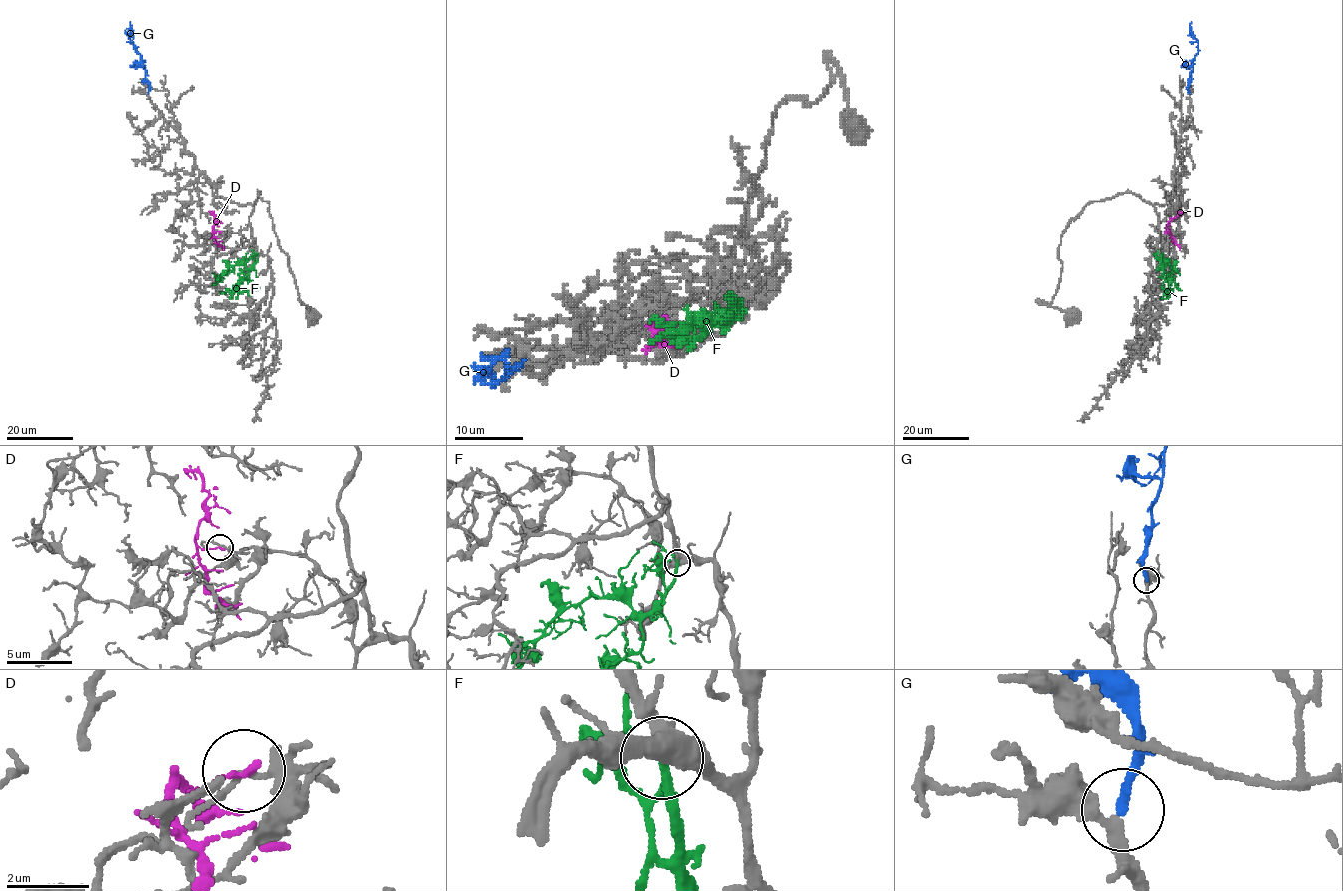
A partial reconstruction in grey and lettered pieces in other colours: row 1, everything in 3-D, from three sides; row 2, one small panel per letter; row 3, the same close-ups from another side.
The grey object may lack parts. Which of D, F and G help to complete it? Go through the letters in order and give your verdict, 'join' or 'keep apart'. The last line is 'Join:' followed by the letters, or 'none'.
D: keep apart
F: join
G: join
Join: F, G

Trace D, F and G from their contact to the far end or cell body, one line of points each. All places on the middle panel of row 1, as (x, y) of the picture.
D: (662, 318), (652, 325), (652, 320), (657, 335), (647, 352)
F: (742, 306), (710, 318), (701, 313), (705, 316), (724, 318), (732, 314), (737, 318), (744, 309)
G: (520, 366), (494, 385), (480, 380), (482, 368), (480, 371)

